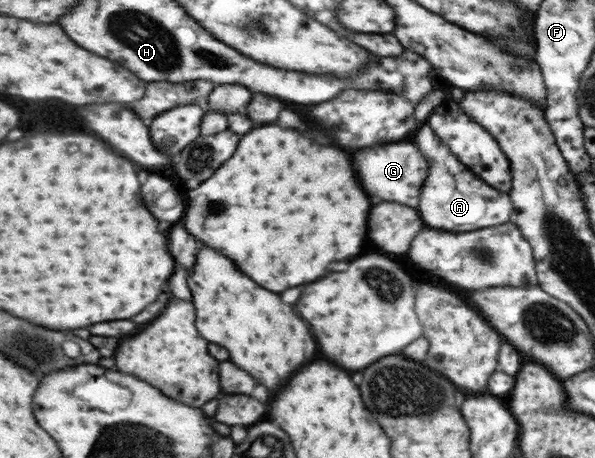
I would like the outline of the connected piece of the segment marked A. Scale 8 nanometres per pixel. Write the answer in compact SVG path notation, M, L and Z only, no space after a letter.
M425 123L421 124L418 131L411 139L416 146L421 145L420 153L429 161L425 193L421 193L421 203L417 205L425 225L445 231L475 231L510 221L513 210L507 193L493 189L468 166L461 164L448 147L441 145L440 138L435 137L433 130Z

